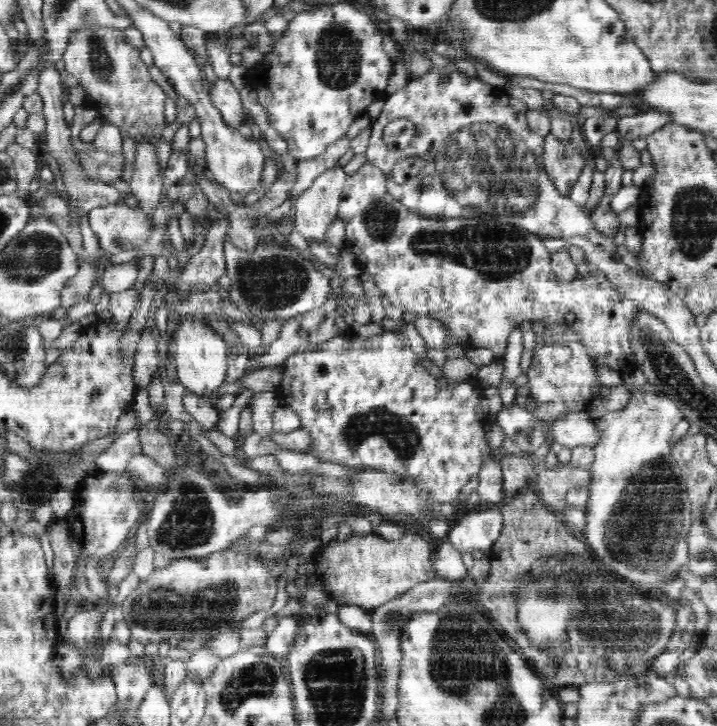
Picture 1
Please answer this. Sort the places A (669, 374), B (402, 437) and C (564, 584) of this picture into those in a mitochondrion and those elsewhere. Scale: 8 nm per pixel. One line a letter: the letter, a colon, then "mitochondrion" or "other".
A: mitochondrion
B: mitochondrion
C: mitochondrion

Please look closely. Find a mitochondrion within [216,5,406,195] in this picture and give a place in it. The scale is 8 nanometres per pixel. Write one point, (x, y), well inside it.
(337, 54)

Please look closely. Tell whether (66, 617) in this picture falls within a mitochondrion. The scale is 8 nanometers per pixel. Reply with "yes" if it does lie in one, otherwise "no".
no

